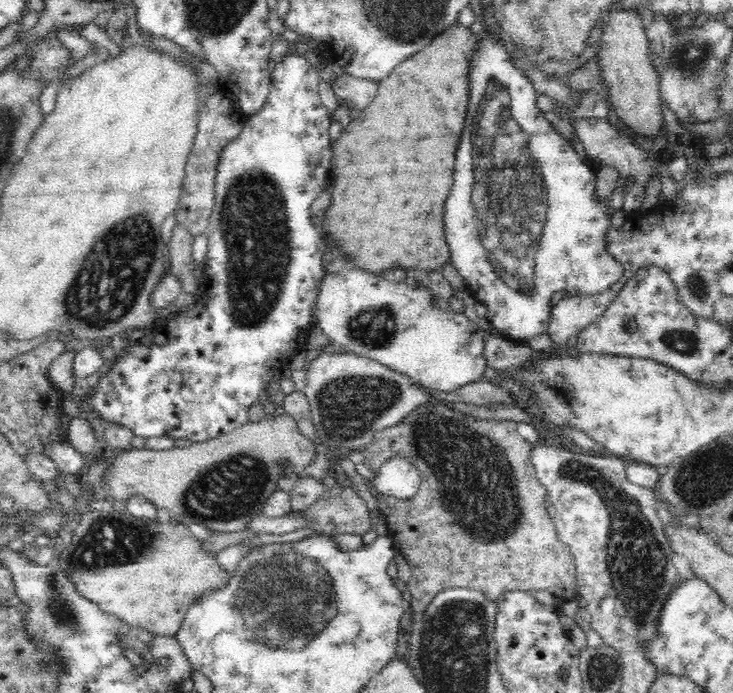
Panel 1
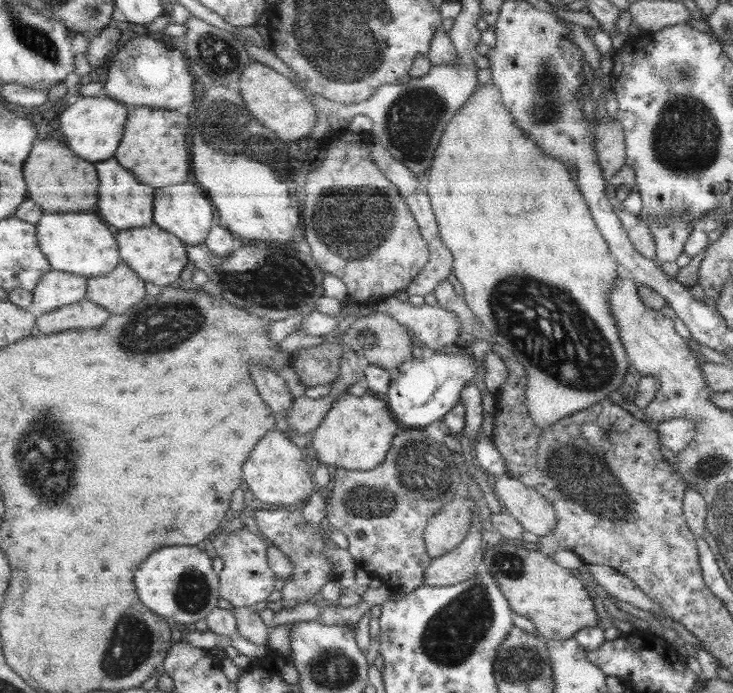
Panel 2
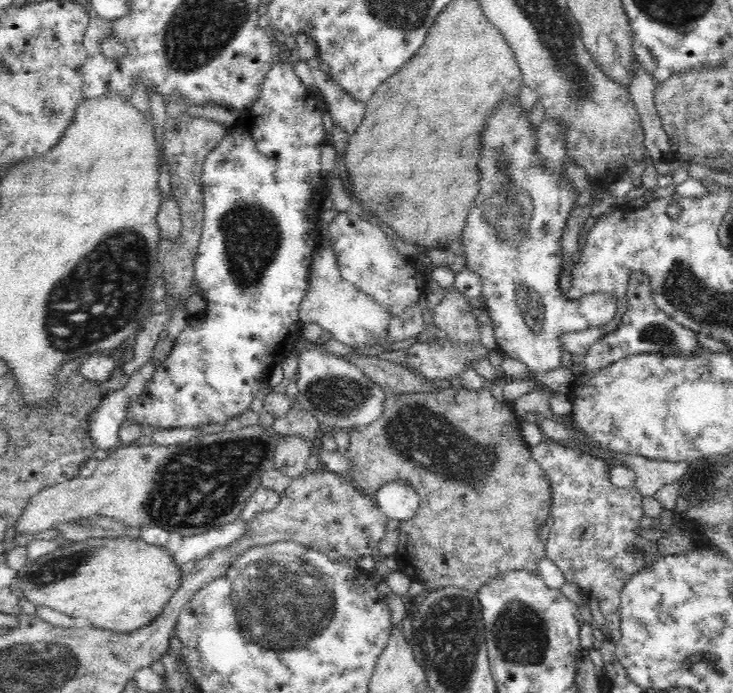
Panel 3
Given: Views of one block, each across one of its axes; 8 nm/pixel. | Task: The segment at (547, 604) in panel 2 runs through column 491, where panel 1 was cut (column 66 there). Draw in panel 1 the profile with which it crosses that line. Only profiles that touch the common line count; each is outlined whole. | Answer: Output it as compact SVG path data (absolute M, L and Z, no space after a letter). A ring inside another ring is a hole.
M86 506L76 528L73 539L55 557L57 567L84 599L116 616L121 624L144 628L154 636L175 637L192 600L202 598L206 590L224 588L222 584L226 586L232 578L201 550L182 524L148 526L127 511L123 515L112 510L97 514Z

